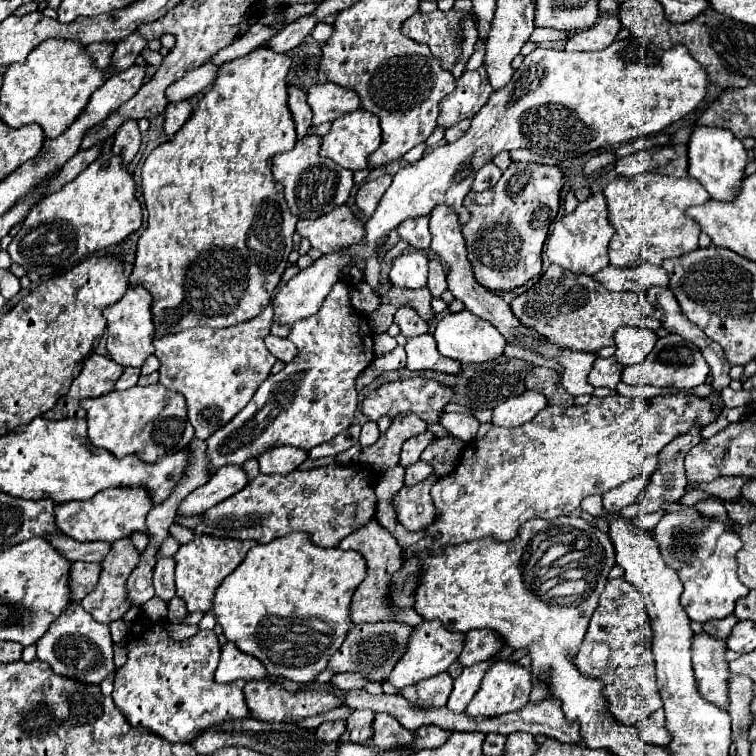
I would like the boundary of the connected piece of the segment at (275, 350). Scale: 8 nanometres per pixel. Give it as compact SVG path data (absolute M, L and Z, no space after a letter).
M268 334L264 338L266 342L266 348L282 362L290 362L294 356L296 356L296 346L288 340L288 338L280 338L280 336L274 336L274 334Z

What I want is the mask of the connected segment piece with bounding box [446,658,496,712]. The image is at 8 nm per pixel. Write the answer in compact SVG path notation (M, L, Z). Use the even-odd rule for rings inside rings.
M490 658L486 662L478 662L474 666L468 666L462 670L462 674L454 680L454 690L450 694L450 700L448 700L448 708L452 712L464 712L466 706L470 704L470 700L474 698L474 694L478 692L480 684L482 684L482 678L484 674L490 670L490 666L494 664L496 660Z

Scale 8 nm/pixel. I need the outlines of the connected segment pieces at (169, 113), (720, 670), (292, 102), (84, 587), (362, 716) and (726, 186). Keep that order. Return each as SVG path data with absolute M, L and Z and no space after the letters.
M182 100L182 102L172 102L166 106L166 112L164 112L164 132L166 136L174 136L180 126L188 120L192 112L192 106L188 100Z
M708 634L694 636L692 640L692 664L698 692L704 700L728 712L728 662L724 660L726 644L714 640Z
M290 86L288 106L290 106L290 112L292 112L294 122L296 122L296 134L298 134L298 138L306 136L308 128L312 126L312 110L310 110L310 106L306 102L306 94L300 88Z
M74 562L70 568L70 586L72 586L72 600L80 602L86 594L90 594L96 584L98 584L98 576L100 576L102 566L98 562Z
M354 710L346 720L346 732L342 734L340 742L366 742L372 734L372 720L374 712L370 710Z
M694 126L690 142L688 142L688 174L696 178L714 200L732 200L738 184L744 178L744 166L748 162L742 140L738 140L728 128L710 128L710 126Z

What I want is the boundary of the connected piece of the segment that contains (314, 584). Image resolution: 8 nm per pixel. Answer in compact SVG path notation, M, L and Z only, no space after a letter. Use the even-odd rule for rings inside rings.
M296 532L296 534L288 534L284 538L278 538L278 540L272 540L268 544L256 544L248 556L244 558L244 562L230 574L224 578L224 582L218 586L216 590L216 596L212 600L212 608L210 612L216 616L216 622L222 626L224 630L224 636L236 644L238 650L242 650L244 654L250 654L254 658L258 658L270 676L284 676L288 680L294 680L294 682L312 682L328 664L330 656L340 648L344 636L348 634L348 630L352 628L352 620L350 620L350 598L356 590L356 586L364 580L364 572L366 572L366 560L354 552L354 550L340 550L340 548L322 548L318 544L314 544L310 540L310 536L302 534L302 532Z

